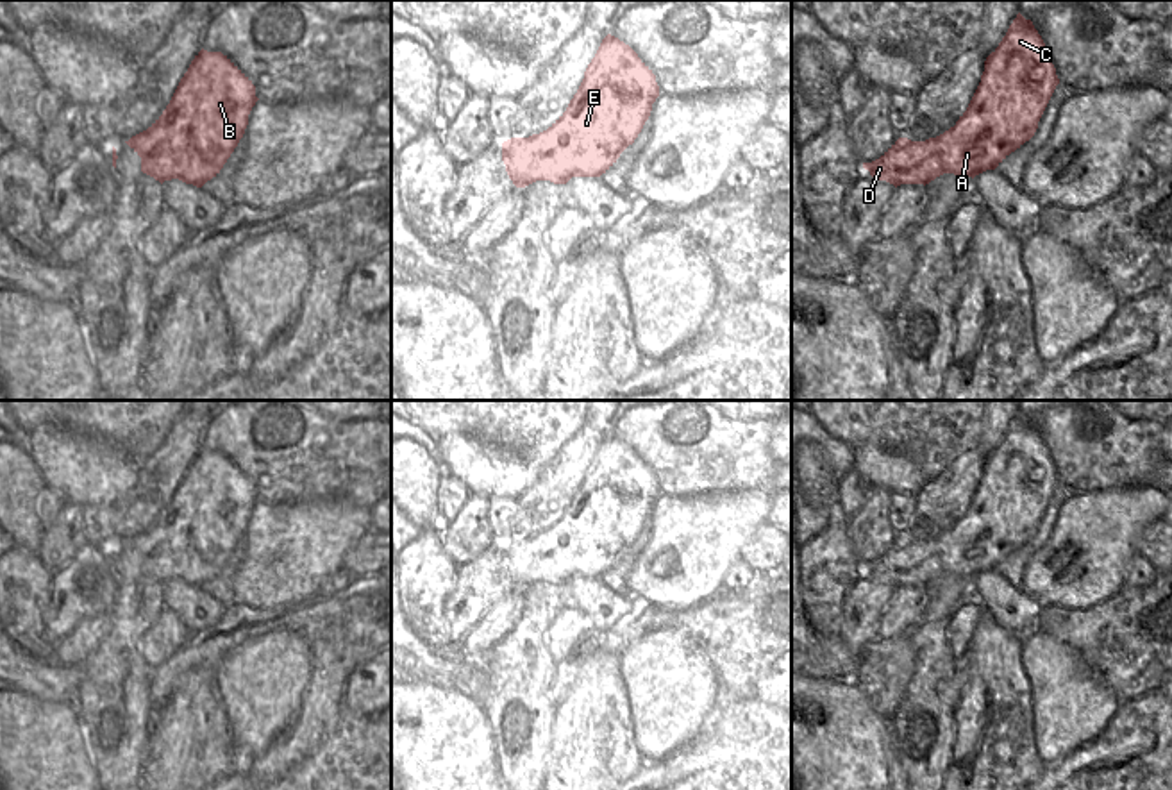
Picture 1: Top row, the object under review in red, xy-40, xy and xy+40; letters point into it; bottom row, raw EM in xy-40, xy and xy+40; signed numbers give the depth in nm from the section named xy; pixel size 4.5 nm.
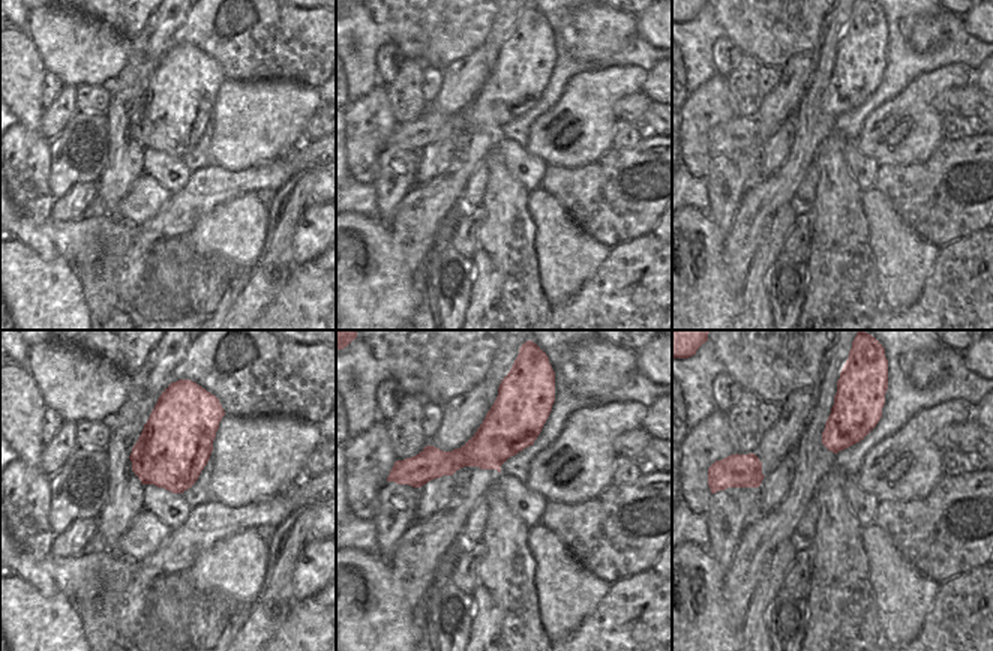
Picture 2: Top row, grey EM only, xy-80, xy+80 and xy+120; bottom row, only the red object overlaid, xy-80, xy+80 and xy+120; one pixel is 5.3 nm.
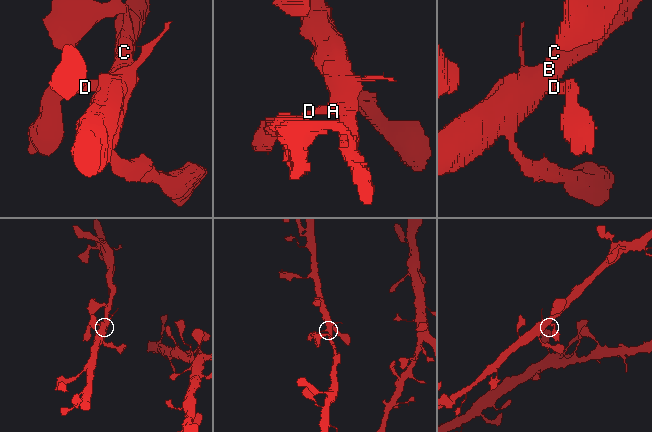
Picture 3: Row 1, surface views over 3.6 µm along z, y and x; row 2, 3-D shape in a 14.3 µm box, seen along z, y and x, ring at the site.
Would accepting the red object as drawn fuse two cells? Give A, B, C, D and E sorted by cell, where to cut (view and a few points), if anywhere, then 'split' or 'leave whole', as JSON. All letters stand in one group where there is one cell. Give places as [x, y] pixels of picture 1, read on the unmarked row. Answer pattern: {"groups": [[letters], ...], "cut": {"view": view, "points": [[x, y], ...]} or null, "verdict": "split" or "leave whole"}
{"groups": [["A", "B", "C", "D", "E"]], "cut": null, "verdict": "leave whole"}

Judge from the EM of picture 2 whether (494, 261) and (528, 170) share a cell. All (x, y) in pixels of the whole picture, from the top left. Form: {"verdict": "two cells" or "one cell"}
{"verdict": "two cells"}

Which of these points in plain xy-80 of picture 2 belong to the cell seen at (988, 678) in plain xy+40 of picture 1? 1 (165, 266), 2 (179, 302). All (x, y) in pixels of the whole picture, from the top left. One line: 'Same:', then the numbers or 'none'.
Same: 1, 2

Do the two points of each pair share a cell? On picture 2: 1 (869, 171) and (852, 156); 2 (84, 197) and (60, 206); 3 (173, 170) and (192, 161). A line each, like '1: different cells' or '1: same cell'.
1: same cell
2: same cell
3: different cells

